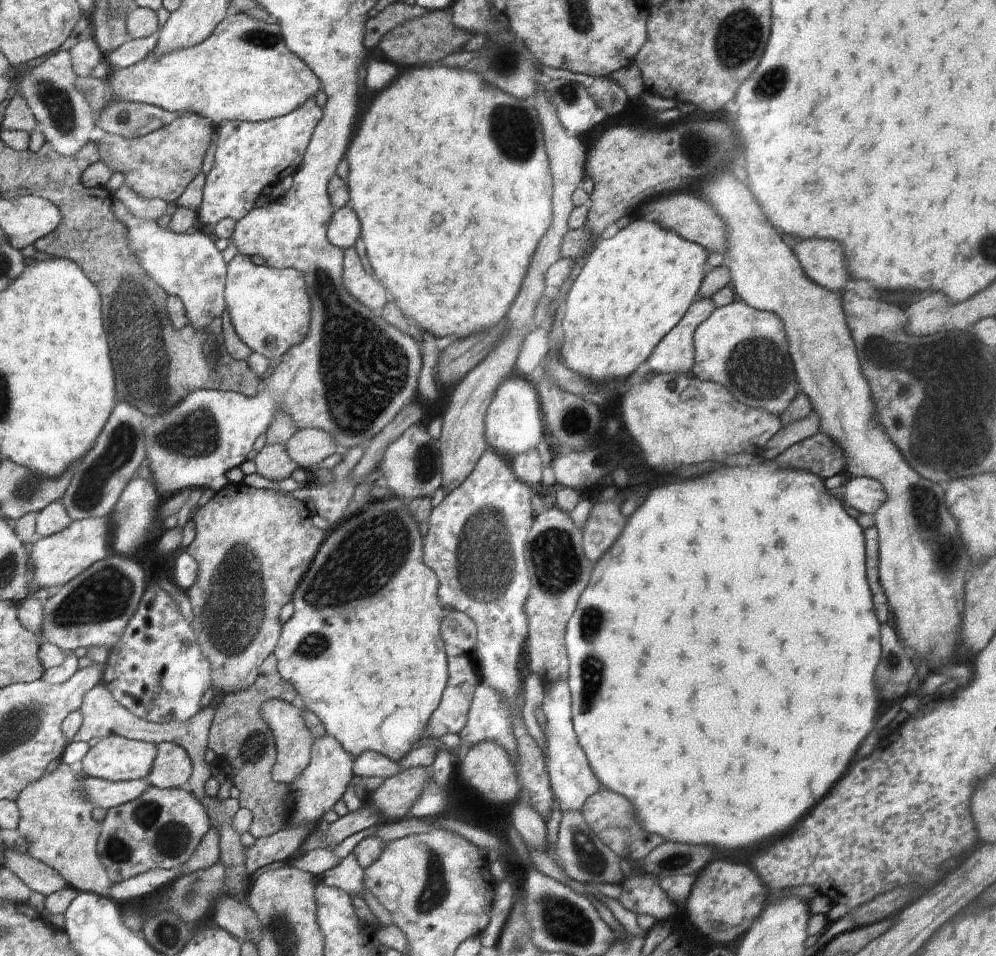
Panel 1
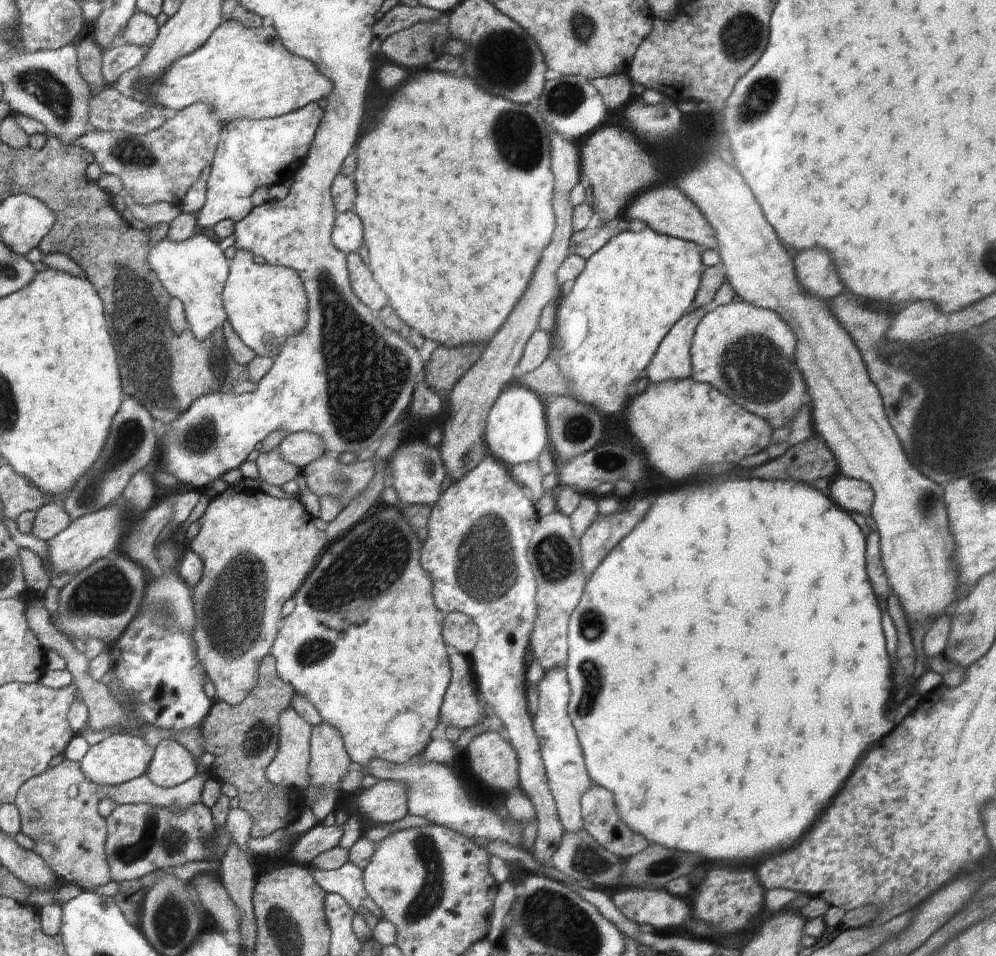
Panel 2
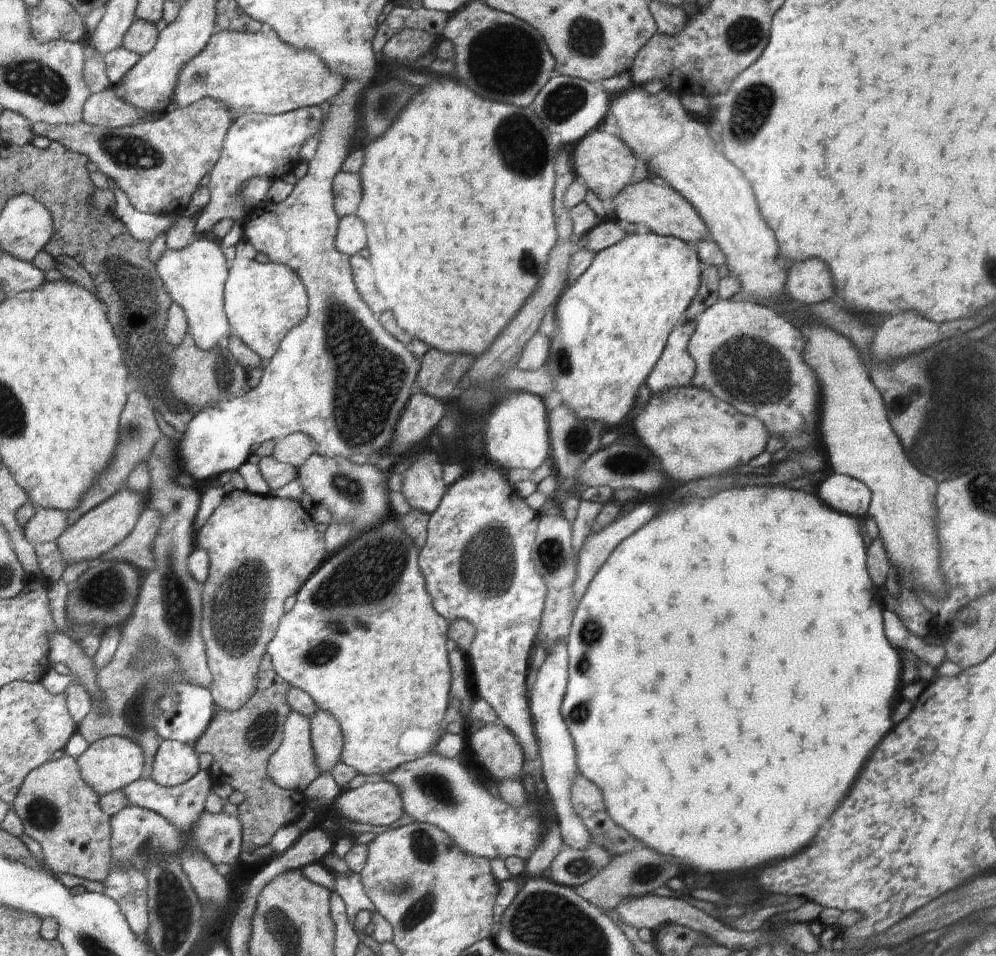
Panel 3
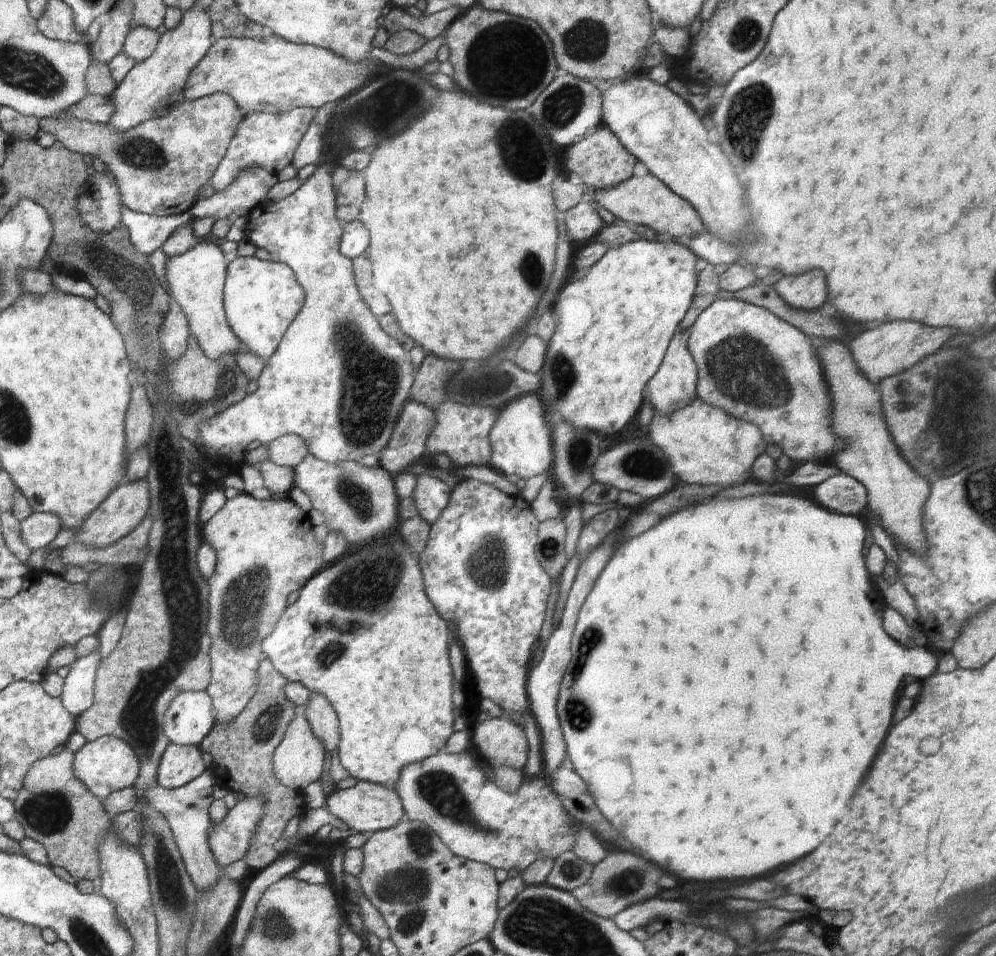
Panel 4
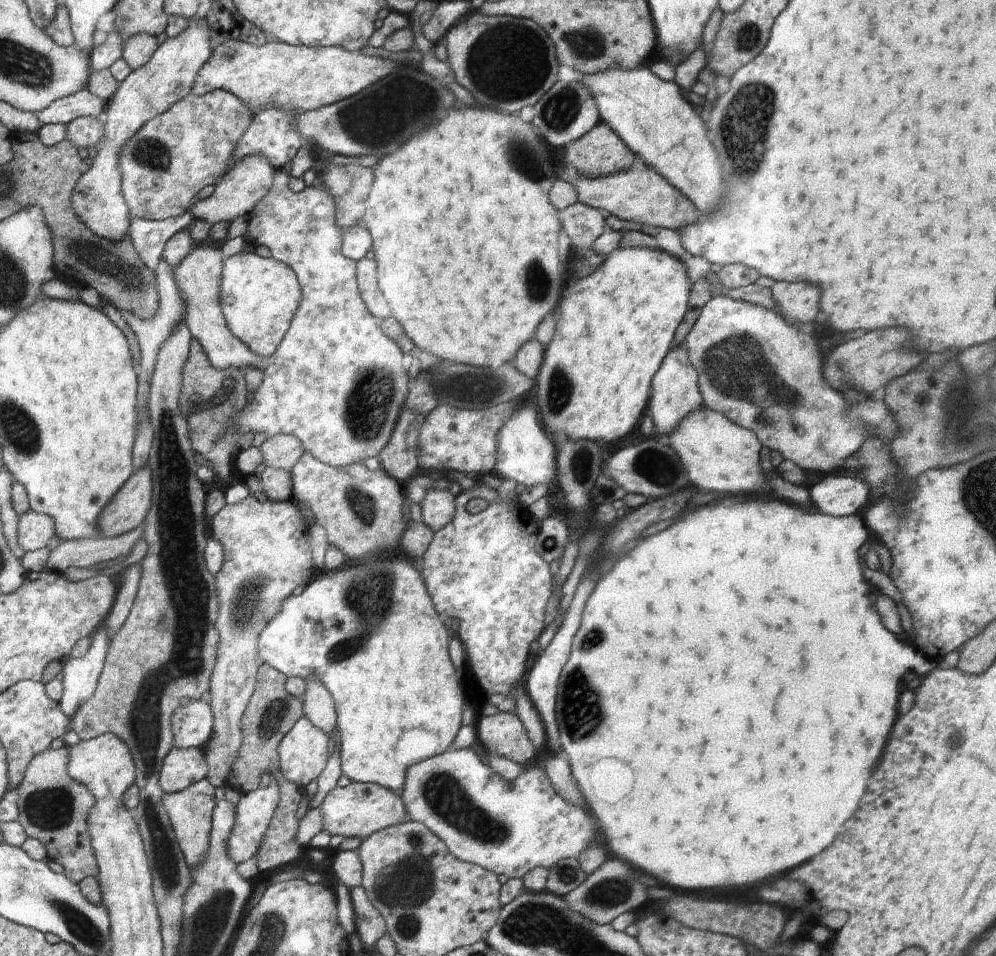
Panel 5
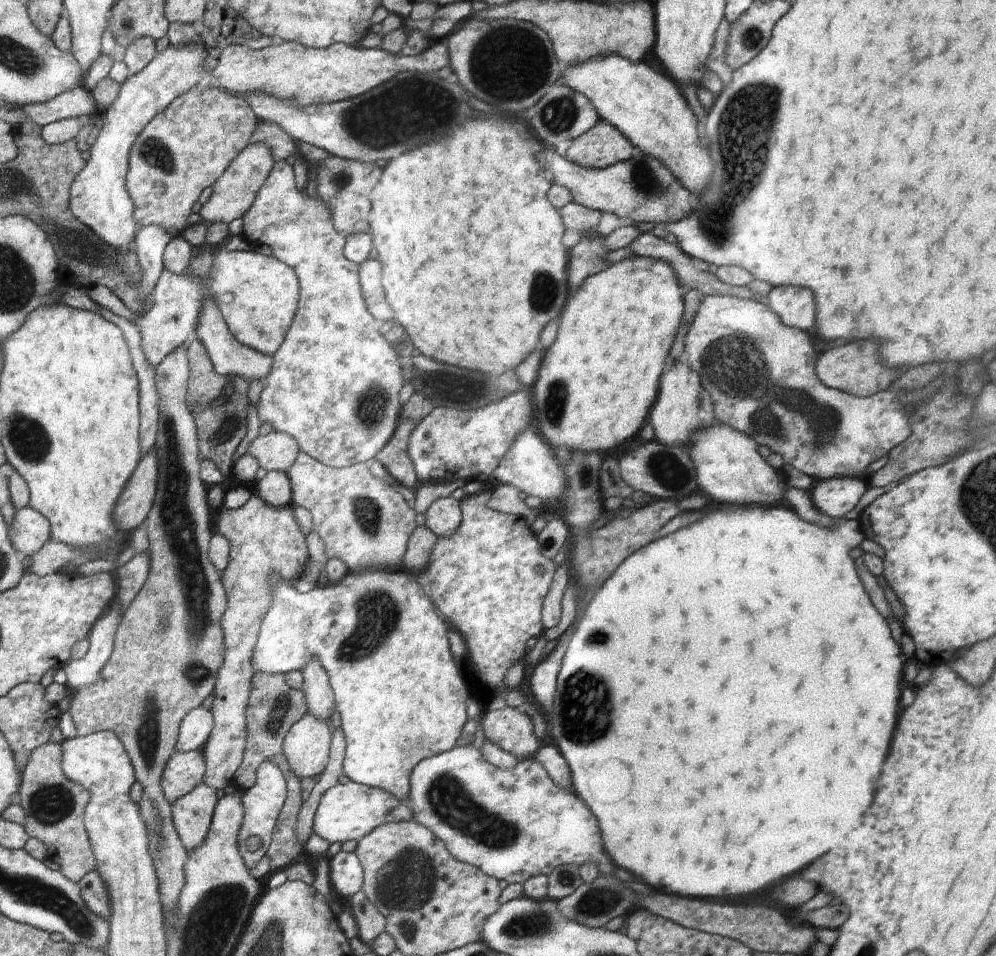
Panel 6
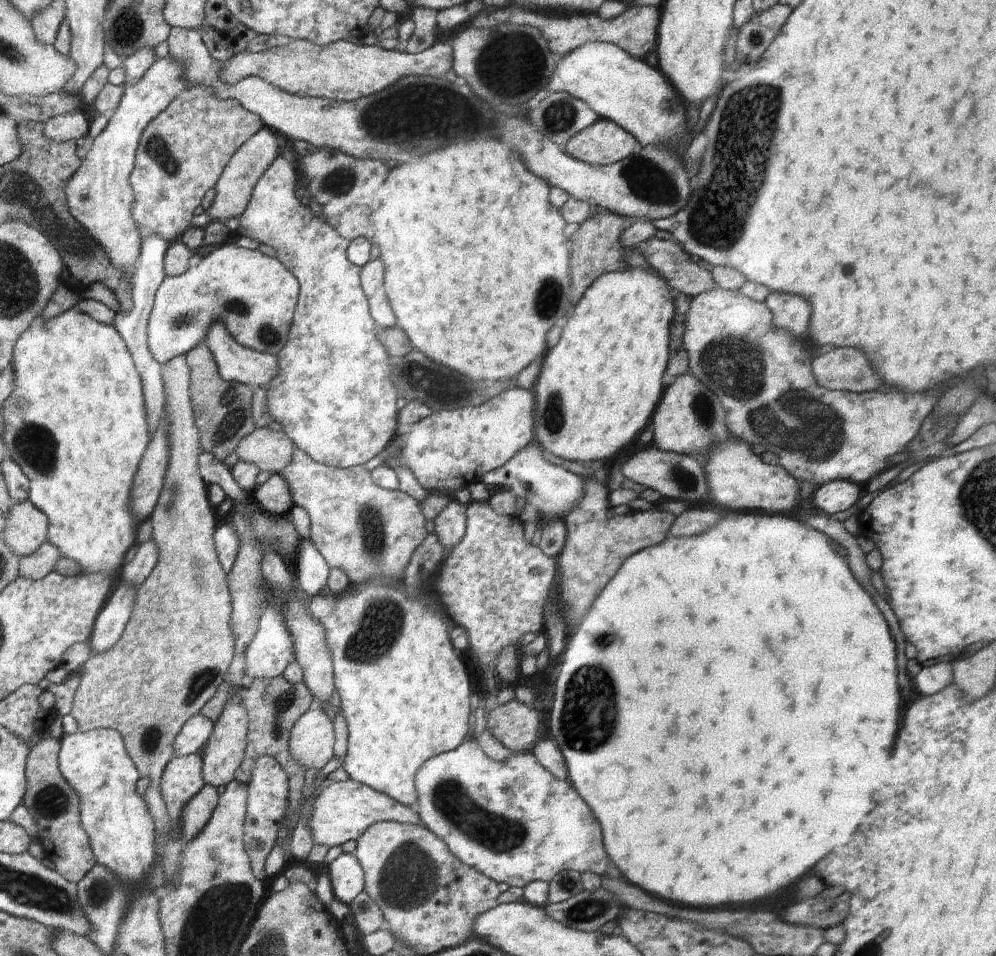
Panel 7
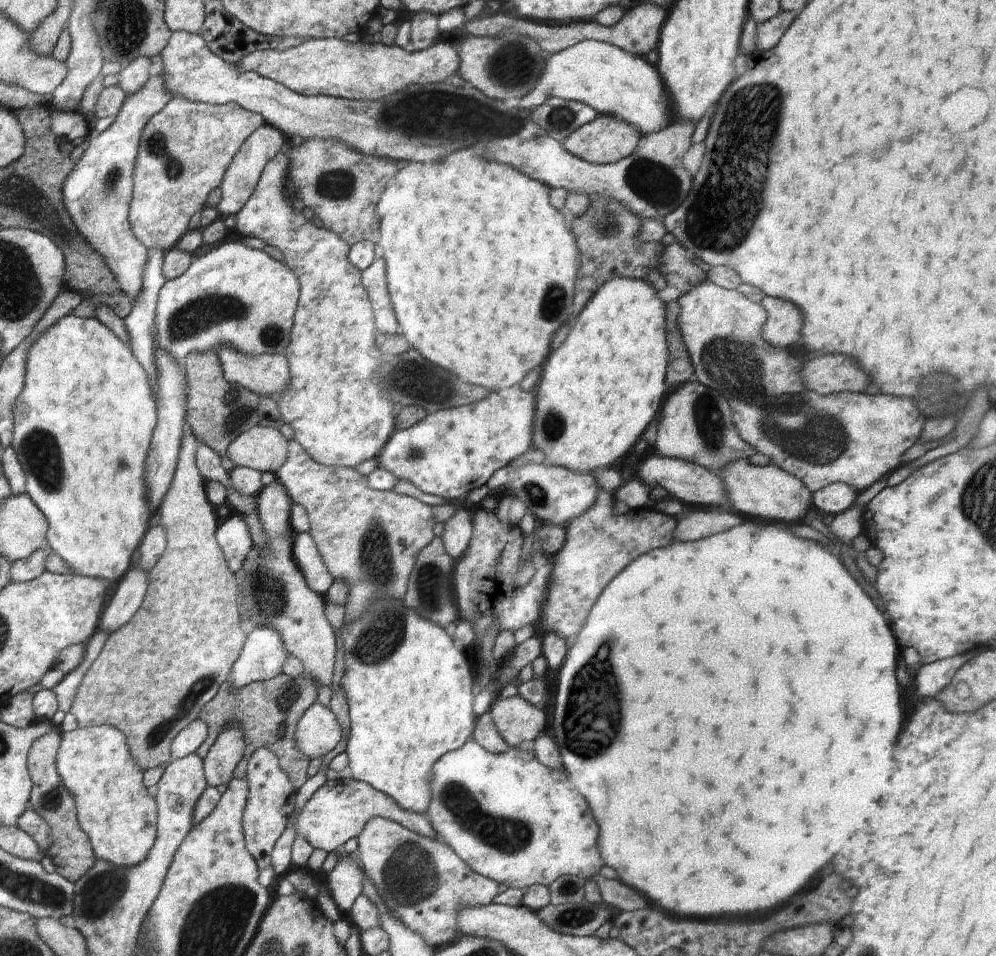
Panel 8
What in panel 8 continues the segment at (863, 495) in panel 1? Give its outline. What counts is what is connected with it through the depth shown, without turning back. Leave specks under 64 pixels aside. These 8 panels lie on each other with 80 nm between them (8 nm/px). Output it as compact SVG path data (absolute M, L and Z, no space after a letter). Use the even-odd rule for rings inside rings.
M832 483L812 495L812 504L820 514L838 514L851 508L858 494L844 483Z

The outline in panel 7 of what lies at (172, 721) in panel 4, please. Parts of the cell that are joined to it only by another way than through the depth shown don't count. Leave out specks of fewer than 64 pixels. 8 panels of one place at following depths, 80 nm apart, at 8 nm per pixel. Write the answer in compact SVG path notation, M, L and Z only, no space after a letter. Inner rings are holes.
M202 713L187 720L174 742L175 757L201 753L214 732L214 722Z

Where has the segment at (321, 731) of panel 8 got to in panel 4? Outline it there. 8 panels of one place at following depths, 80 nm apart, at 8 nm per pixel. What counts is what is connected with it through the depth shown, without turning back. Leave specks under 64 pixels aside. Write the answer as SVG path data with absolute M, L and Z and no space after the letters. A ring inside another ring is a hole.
M305 707L295 708L295 716L287 728L283 742L274 752L274 771L276 778L288 788L303 791L308 784L316 782L322 776L326 758L322 743L314 736L310 723L305 717Z

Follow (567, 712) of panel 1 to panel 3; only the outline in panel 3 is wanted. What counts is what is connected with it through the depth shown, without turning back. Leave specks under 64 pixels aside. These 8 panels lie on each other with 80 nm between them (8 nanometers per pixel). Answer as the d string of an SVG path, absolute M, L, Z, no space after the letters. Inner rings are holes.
M566 641L557 643L550 651L546 652L544 662L536 674L534 689L528 694L529 709L533 718L533 727L539 744L541 765L543 768L544 782L557 818L561 835L566 846L575 849L585 849L591 840L588 829L584 826L582 819L575 813L571 788L575 778L580 774L577 765L577 754L574 741L570 731L567 729L560 705L564 700L568 682L568 653Z

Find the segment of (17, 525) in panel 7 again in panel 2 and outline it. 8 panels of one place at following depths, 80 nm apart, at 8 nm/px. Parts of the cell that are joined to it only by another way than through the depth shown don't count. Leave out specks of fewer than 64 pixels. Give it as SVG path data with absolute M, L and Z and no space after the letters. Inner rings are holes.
M52 501L37 510L31 532L40 540L49 541L53 536L60 534L72 521L63 506L58 501Z

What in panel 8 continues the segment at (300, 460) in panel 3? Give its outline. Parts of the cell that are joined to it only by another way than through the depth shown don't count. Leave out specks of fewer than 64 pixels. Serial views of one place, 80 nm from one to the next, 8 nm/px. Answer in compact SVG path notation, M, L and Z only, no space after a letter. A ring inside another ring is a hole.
M256 425L239 434L226 456L236 467L275 473L289 458L289 442L278 429Z

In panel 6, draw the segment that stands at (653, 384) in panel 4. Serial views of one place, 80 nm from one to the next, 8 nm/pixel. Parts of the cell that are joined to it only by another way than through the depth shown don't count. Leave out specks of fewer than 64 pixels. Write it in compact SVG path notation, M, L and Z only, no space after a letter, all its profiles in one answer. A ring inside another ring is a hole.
M680 356L660 377L657 384L657 397L650 409L648 422L652 424L655 432L655 440L669 445L678 443L687 446L691 434L700 427L707 427L714 421L715 412L711 396L702 388L699 376L689 367L689 362L684 356Z

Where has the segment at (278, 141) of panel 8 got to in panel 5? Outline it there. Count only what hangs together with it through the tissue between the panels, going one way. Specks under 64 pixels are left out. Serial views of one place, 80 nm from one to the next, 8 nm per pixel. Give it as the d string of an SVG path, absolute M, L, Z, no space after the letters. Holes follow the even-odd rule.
M250 155L238 161L215 184L214 192L205 199L200 199L192 207L192 214L196 219L216 224L222 221L232 223L238 216L248 216L249 212L268 194L274 182L274 168L263 156Z

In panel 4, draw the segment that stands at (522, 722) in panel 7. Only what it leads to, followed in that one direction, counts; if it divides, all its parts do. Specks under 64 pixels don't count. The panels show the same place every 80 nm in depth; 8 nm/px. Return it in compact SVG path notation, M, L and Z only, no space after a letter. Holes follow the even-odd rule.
M508 716L488 717L478 723L471 736L482 756L494 767L512 767L522 771L528 758L528 743L523 728Z

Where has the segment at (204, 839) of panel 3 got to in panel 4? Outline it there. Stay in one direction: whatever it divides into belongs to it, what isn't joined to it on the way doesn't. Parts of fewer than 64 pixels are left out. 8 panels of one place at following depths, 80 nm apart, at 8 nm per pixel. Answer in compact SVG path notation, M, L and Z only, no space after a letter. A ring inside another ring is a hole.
M245 797L244 800L237 802L219 823L216 823L215 826L211 825L209 828L207 840L210 842L211 851L214 853L215 860L219 863L220 868L244 858L244 855L247 854L256 823L260 817L263 817L265 811L263 802L263 797Z

